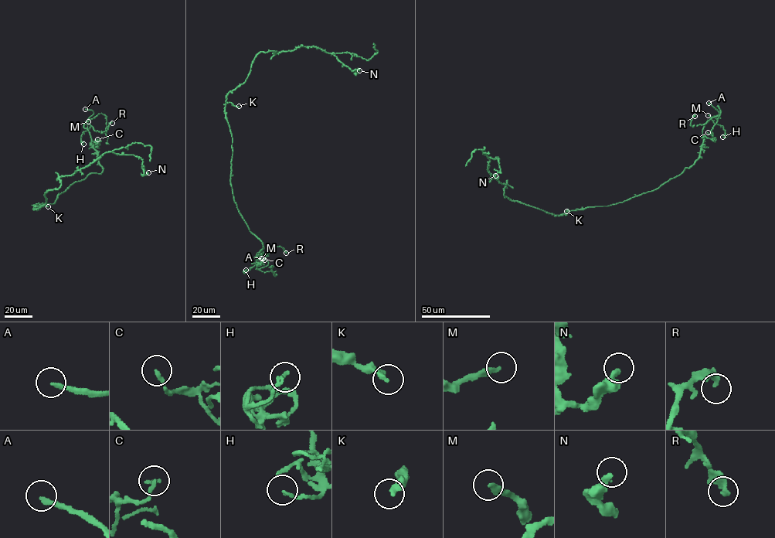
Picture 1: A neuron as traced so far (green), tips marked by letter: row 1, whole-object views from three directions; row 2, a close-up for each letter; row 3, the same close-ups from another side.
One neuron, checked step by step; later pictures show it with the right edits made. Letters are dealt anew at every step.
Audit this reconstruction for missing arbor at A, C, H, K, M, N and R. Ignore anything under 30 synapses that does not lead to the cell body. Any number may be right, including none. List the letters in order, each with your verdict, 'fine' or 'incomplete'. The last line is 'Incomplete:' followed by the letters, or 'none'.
A: incomplete
C: fine
H: fine
K: fine
M: incomplete
N: fine
R: fine
Incomplete: A, M

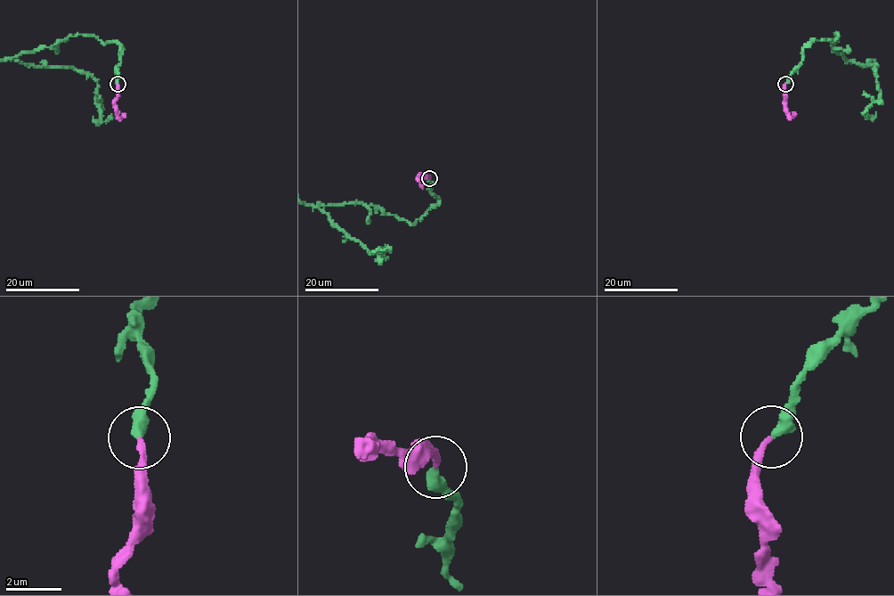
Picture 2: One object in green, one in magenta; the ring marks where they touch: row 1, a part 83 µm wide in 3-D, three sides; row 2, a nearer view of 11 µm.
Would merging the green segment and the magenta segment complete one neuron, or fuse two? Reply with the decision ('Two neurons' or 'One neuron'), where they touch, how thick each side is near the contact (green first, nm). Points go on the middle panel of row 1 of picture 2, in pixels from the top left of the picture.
One neuron. Place: (429, 178). Thickness 440 nm (green) against 200 nm

